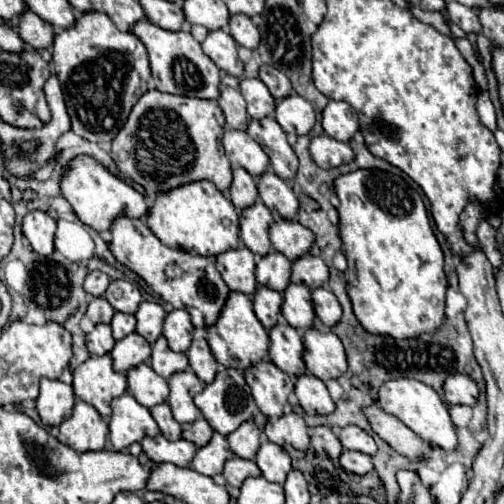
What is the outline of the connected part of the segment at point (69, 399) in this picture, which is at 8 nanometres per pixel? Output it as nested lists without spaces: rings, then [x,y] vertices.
[[[51,379],[41,381],[41,393],[37,397],[37,413],[43,425],[51,425],[51,427],[61,425],[71,415],[73,403],[75,403],[75,395],[71,385]]]

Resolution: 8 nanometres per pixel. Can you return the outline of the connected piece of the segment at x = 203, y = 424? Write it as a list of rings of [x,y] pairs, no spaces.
[[[199,417],[197,421],[183,427],[183,439],[193,441],[197,447],[203,447],[211,439],[211,433],[213,433],[213,429],[209,427],[209,423],[203,417]]]

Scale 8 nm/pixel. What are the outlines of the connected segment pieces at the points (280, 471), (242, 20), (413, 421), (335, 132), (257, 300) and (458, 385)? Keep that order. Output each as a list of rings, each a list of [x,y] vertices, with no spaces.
[[[271,441],[261,443],[255,463],[261,469],[263,477],[271,483],[283,483],[287,473],[291,471],[291,459],[287,457],[287,453],[283,453],[283,449],[279,449],[279,445]]]
[[[231,15],[229,33],[239,45],[247,49],[255,49],[255,45],[259,45],[259,29],[247,15]]]
[[[399,377],[399,379],[391,379],[391,381],[385,381],[381,387],[379,387],[379,395],[377,395],[377,403],[391,415],[399,417],[411,431],[415,431],[423,441],[431,443],[431,445],[439,445],[447,451],[455,449],[457,447],[457,435],[455,435],[455,429],[453,429],[453,421],[443,405],[443,399],[439,397],[439,393],[421,383],[421,381],[415,381],[415,379],[409,379],[409,377]]]
[[[329,99],[329,103],[325,105],[321,125],[329,137],[345,143],[359,129],[357,113],[345,101],[335,101],[335,99]]]
[[[259,285],[251,299],[253,299],[253,311],[255,311],[257,319],[261,321],[261,325],[265,327],[265,331],[269,331],[277,323],[279,301],[283,301],[281,293],[279,291],[273,291],[269,287]]]
[[[453,373],[443,383],[443,395],[445,395],[445,401],[449,401],[449,403],[475,405],[479,391],[477,391],[477,385],[471,377],[461,375],[461,373]]]

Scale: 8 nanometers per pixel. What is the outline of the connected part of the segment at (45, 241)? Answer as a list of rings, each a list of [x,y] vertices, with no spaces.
[[[31,211],[23,219],[23,235],[29,239],[31,247],[39,255],[53,253],[55,221],[45,211]]]

